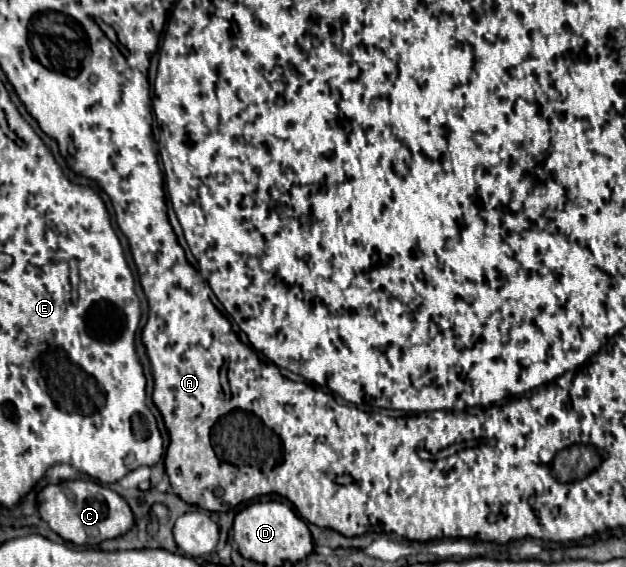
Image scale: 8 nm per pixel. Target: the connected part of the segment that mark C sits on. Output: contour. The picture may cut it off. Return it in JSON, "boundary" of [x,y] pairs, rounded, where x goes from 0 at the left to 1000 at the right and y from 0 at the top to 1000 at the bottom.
{"boundary":[[[102,847],[96,854],[73,854],[58,875],[64,914],[102,952],[115,959],[160,959],[163,952],[195,945],[211,928],[211,899],[201,882],[150,847]]]}

